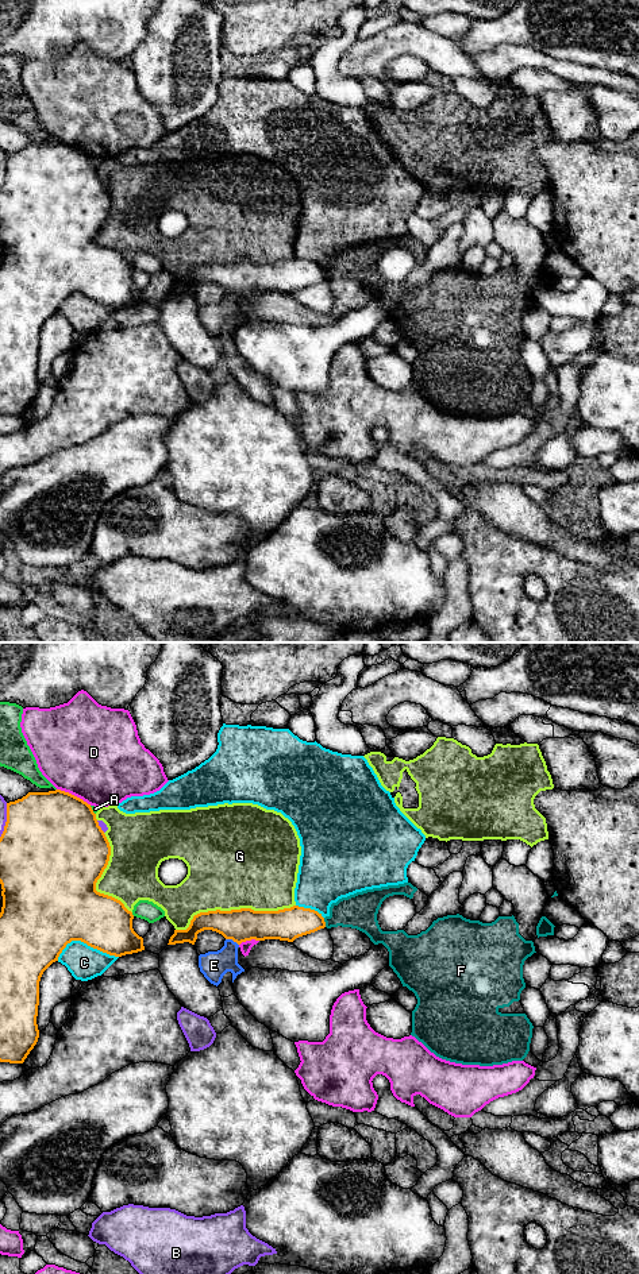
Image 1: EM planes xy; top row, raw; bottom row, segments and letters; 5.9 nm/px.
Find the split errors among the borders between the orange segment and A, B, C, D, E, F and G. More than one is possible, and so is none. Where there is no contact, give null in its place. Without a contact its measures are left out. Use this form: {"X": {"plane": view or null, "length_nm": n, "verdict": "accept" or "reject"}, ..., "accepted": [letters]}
{"A": {"plane": "xy", "length_nm": 30, "verdict": "reject"}, "B": {"plane": "xy", "length_nm": 220, "verdict": "reject"}, "C": {"plane": "xy", "length_nm": 360, "verdict": "reject"}, "D": {"plane": "xy", "length_nm": 220, "verdict": "reject"}, "E": {"plane": "xy", "length_nm": 90, "verdict": "reject"}, "F": {"plane": "xy", "length_nm": 60, "verdict": "reject"}, "G": {"plane": "xy", "length_nm": 750, "verdict": "reject"}, "accepted": []}

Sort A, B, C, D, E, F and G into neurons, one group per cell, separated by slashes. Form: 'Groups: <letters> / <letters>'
Groups: A / B / C / D / E / F / G

